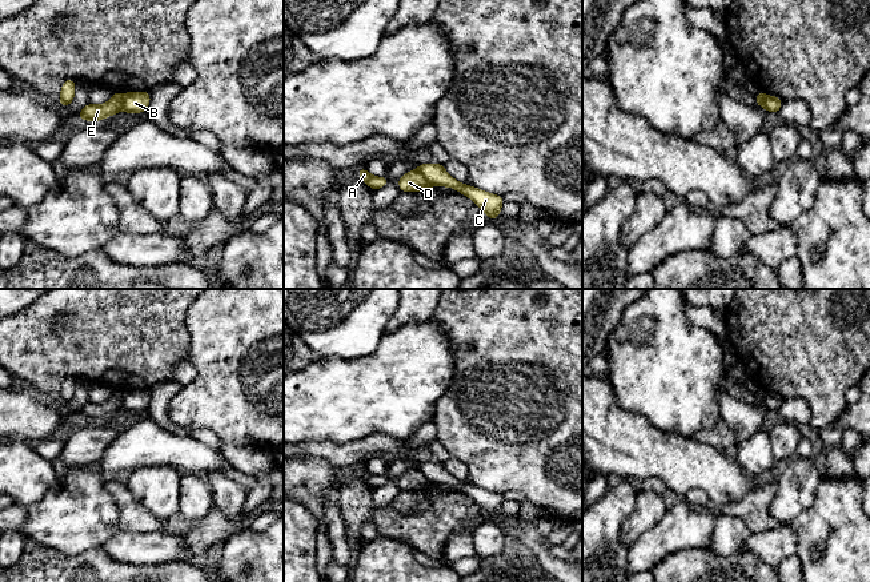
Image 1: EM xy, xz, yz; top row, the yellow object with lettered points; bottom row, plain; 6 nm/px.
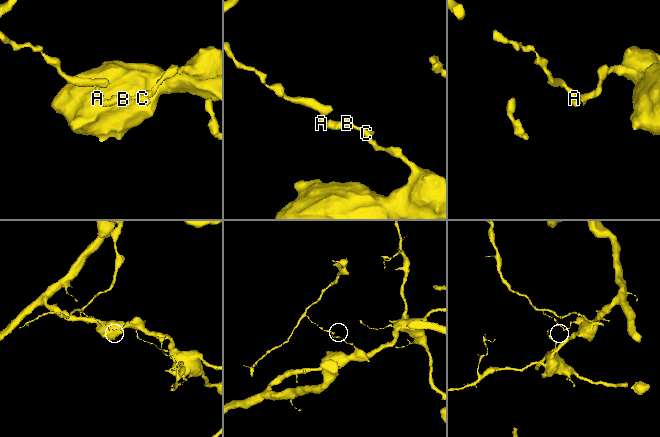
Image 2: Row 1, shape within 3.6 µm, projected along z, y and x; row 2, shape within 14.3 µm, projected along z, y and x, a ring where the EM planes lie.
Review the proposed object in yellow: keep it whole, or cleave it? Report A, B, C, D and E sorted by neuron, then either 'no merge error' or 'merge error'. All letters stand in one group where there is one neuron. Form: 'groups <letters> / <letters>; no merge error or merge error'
groups A D E / B C; merge error

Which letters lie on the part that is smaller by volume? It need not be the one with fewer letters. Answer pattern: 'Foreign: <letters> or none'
Foreign: A, D, E

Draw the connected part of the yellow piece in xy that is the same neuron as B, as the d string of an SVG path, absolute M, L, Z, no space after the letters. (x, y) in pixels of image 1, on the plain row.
M148 389L144 390L128 390L121 393L124 400L124 409L127 412L147 410L151 400Z

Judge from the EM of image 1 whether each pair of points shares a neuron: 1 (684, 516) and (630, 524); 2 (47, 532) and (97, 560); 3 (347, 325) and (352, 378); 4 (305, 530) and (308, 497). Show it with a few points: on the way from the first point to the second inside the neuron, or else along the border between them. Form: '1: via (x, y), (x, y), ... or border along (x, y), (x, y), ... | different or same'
1: border along (666, 509), (664, 516), (636, 541) | different
2: border along (101, 546), (76, 554), (61, 554), (52, 549) | different
3: border along (379, 345), (371, 353), (361, 357), (317, 357) | different
4: border along (297, 501), (312, 514), (319, 528) | different

